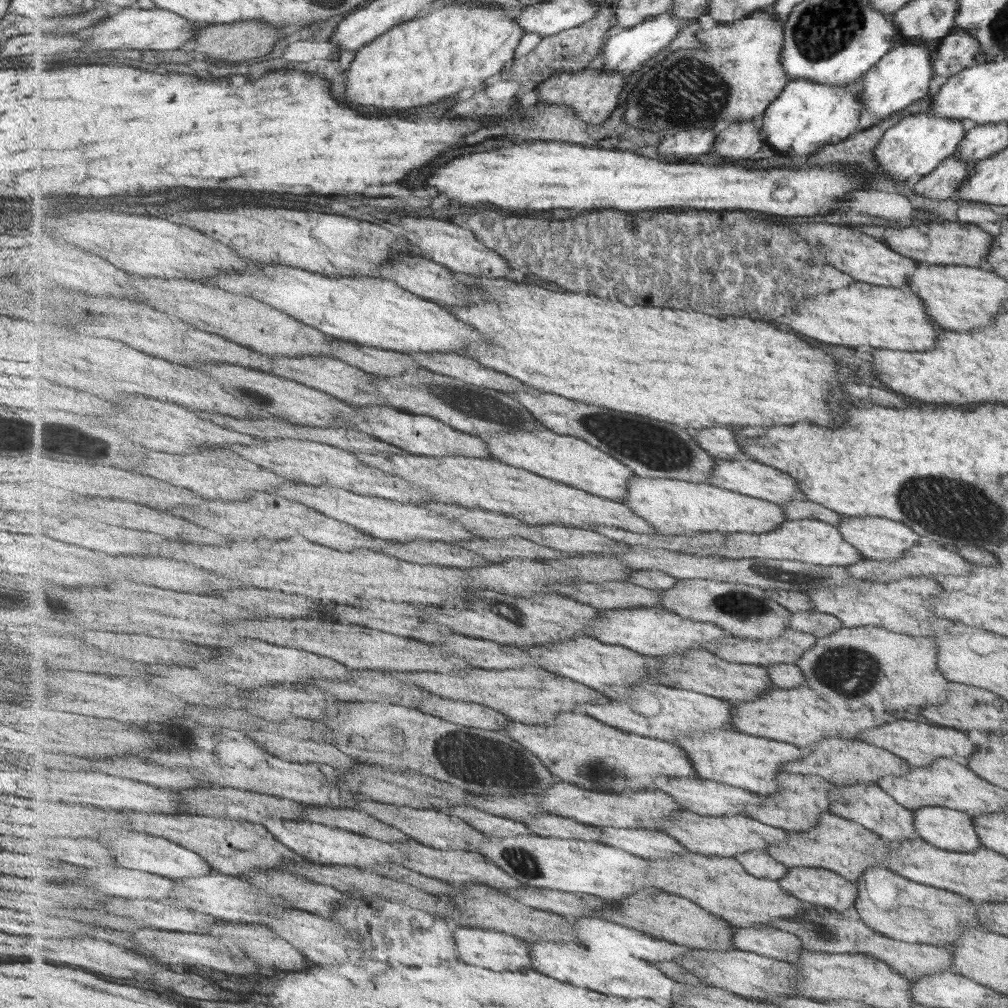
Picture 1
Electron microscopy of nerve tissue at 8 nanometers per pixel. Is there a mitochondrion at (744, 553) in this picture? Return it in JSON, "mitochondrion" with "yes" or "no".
{"mitochondrion":"no"}

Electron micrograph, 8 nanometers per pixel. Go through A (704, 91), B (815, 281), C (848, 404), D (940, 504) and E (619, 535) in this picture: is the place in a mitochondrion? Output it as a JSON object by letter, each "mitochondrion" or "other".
{"A":"mitochondrion","B":"mitochondrion","C":"other","D":"mitochondrion","E":"other"}

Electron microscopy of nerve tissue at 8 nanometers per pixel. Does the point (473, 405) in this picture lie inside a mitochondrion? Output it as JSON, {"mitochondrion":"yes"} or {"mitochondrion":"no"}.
{"mitochondrion":"yes"}

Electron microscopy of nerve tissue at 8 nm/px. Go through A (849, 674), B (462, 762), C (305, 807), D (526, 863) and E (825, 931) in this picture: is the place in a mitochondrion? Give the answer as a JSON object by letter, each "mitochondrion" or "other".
{"A":"mitochondrion","B":"mitochondrion","C":"other","D":"mitochondrion","E":"mitochondrion"}

